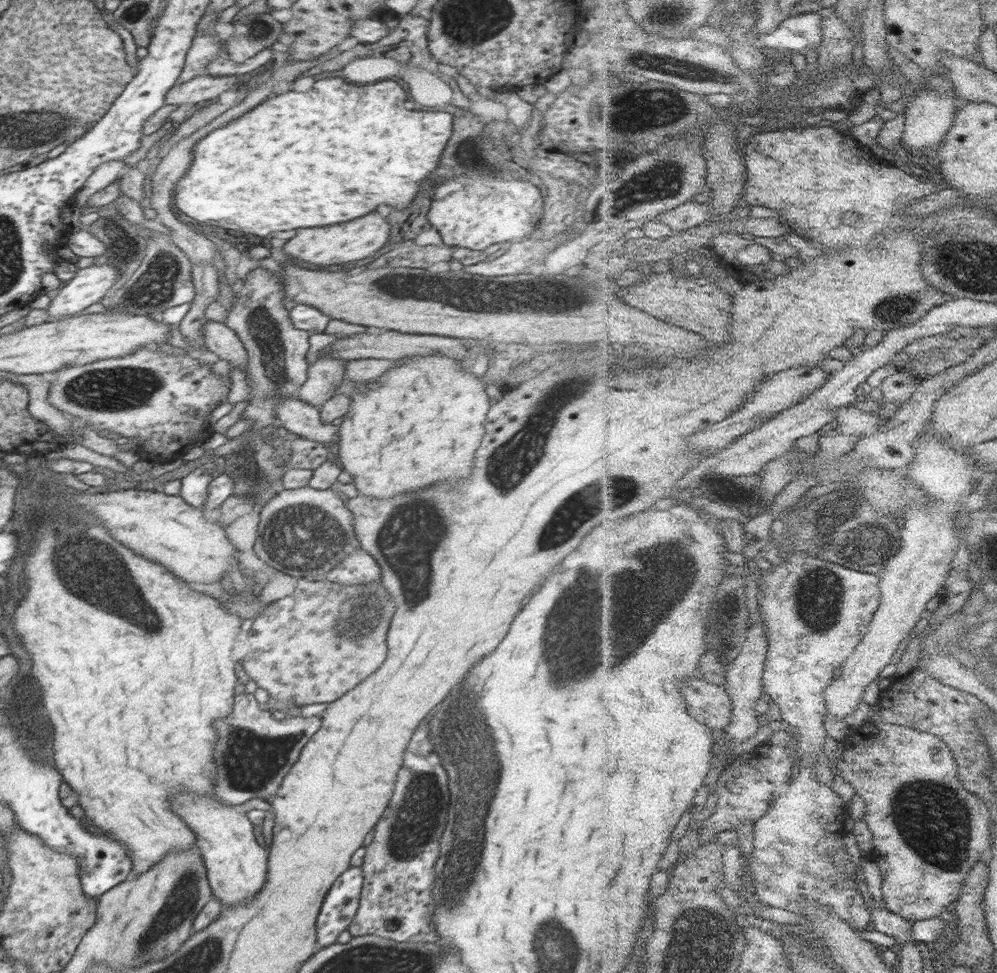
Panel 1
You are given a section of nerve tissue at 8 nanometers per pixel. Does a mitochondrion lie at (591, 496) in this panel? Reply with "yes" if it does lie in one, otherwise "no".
yes

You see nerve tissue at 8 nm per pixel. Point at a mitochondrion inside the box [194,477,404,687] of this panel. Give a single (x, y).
(294, 535)

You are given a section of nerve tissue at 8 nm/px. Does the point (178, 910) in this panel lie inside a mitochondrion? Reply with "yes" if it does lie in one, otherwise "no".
yes

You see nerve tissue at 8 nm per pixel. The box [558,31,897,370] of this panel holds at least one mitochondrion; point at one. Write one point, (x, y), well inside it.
(638, 104)

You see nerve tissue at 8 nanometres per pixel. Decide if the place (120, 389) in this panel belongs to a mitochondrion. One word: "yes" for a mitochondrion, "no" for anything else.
yes

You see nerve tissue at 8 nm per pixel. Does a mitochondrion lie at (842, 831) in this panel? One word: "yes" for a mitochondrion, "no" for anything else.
no

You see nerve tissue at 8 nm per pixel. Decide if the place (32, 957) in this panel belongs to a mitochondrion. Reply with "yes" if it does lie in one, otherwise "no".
no

